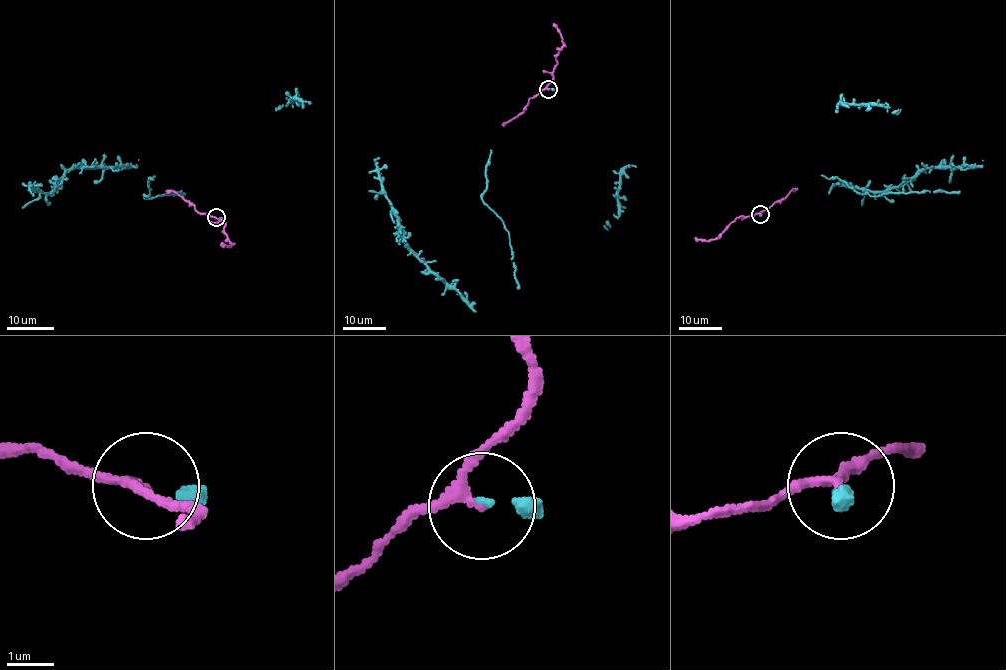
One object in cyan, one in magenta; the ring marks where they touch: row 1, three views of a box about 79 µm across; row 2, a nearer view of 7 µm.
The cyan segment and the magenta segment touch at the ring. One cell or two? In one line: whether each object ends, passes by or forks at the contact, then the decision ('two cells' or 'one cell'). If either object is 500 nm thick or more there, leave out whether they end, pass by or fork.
cyan ends | magenta passes by | one cell

